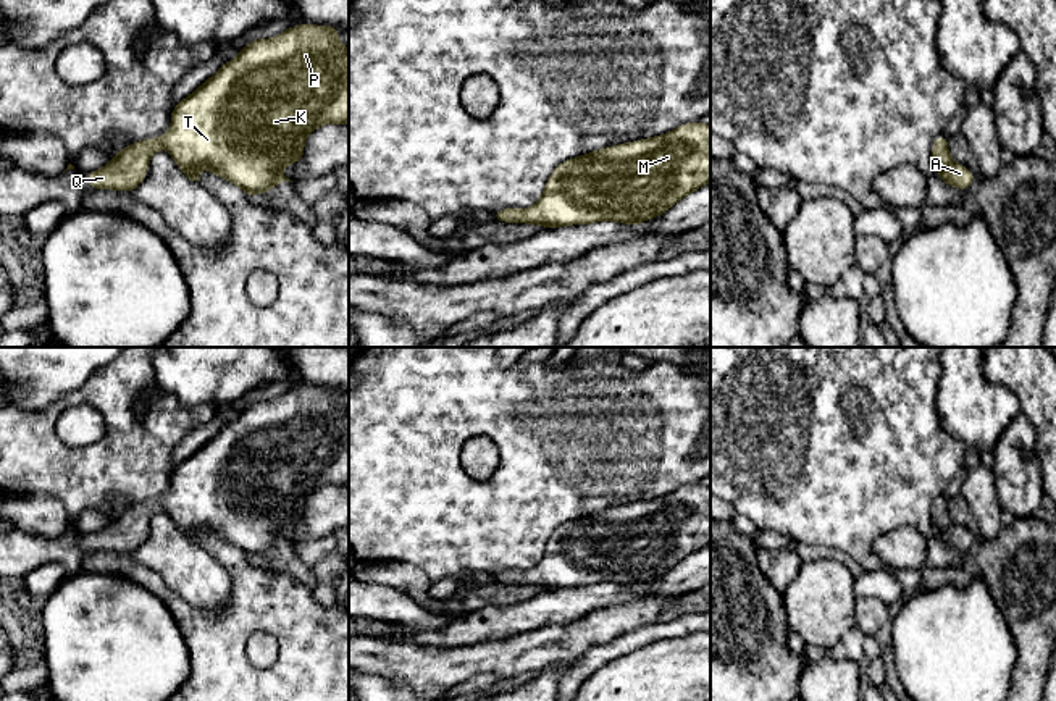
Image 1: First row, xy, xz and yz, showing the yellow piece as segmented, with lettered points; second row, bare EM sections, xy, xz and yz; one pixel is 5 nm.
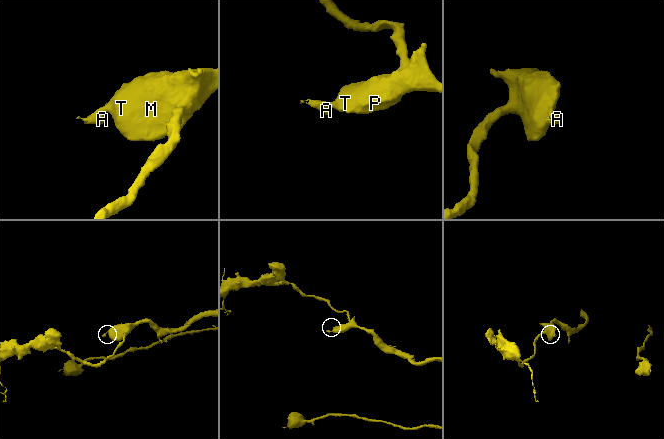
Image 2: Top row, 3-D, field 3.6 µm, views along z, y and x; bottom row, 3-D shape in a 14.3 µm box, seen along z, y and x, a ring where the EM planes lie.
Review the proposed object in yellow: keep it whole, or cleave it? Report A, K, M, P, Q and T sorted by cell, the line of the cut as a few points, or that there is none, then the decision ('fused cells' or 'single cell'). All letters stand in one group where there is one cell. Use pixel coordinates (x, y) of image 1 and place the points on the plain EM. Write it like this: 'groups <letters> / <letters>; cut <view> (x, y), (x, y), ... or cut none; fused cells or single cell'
groups A K M P Q T; cut none; single cell

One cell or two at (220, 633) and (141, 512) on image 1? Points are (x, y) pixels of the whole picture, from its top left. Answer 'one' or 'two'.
two

